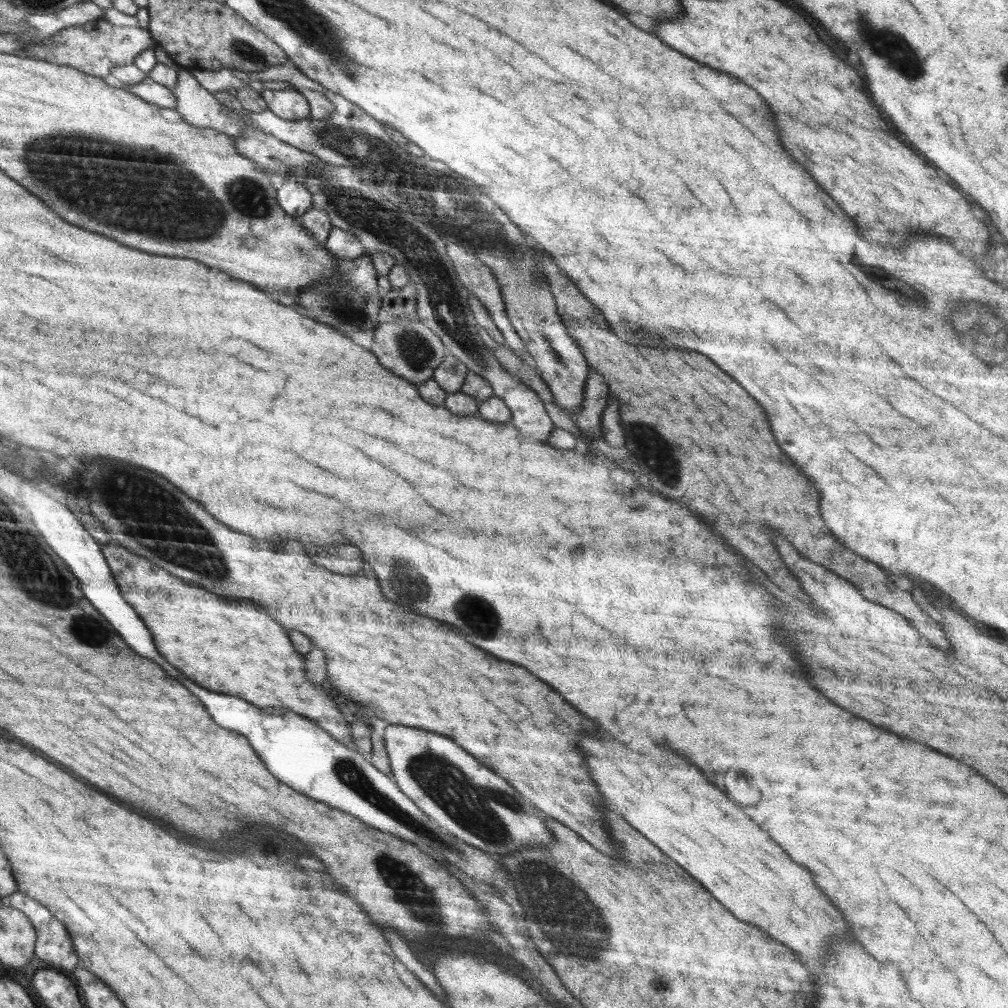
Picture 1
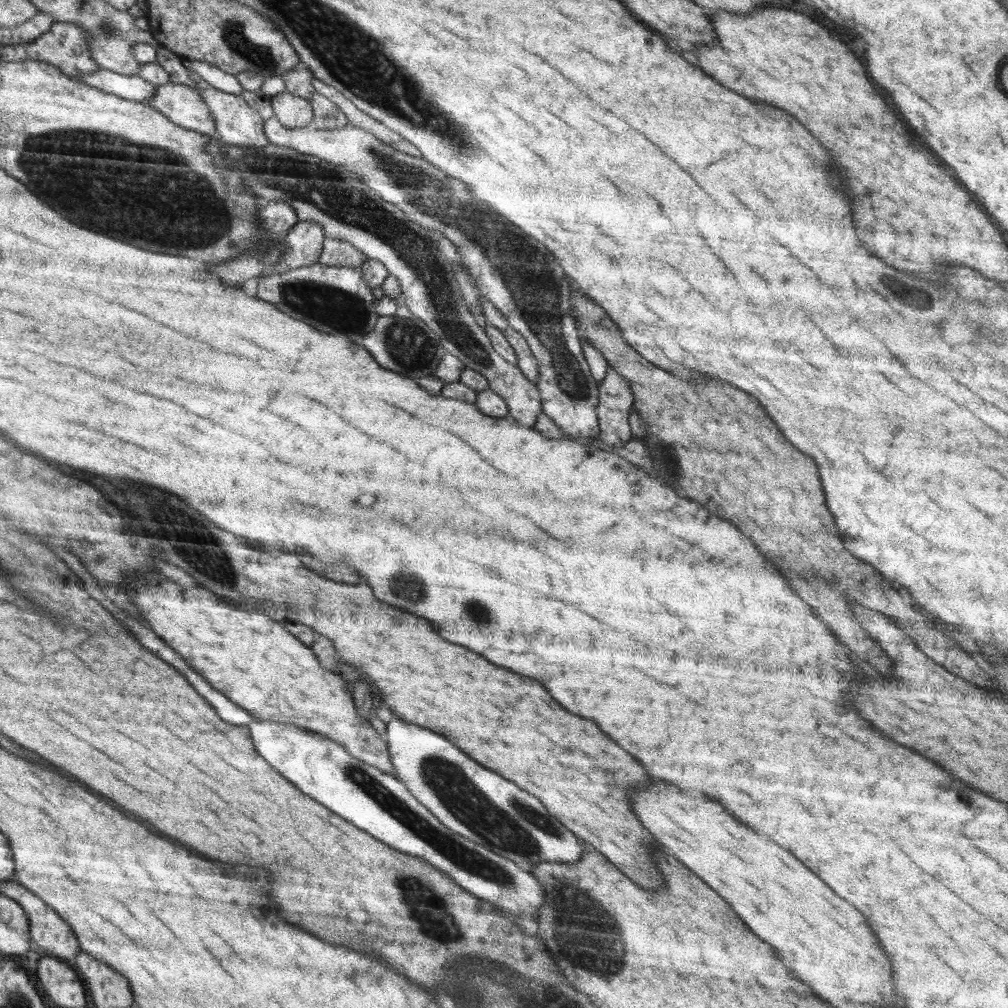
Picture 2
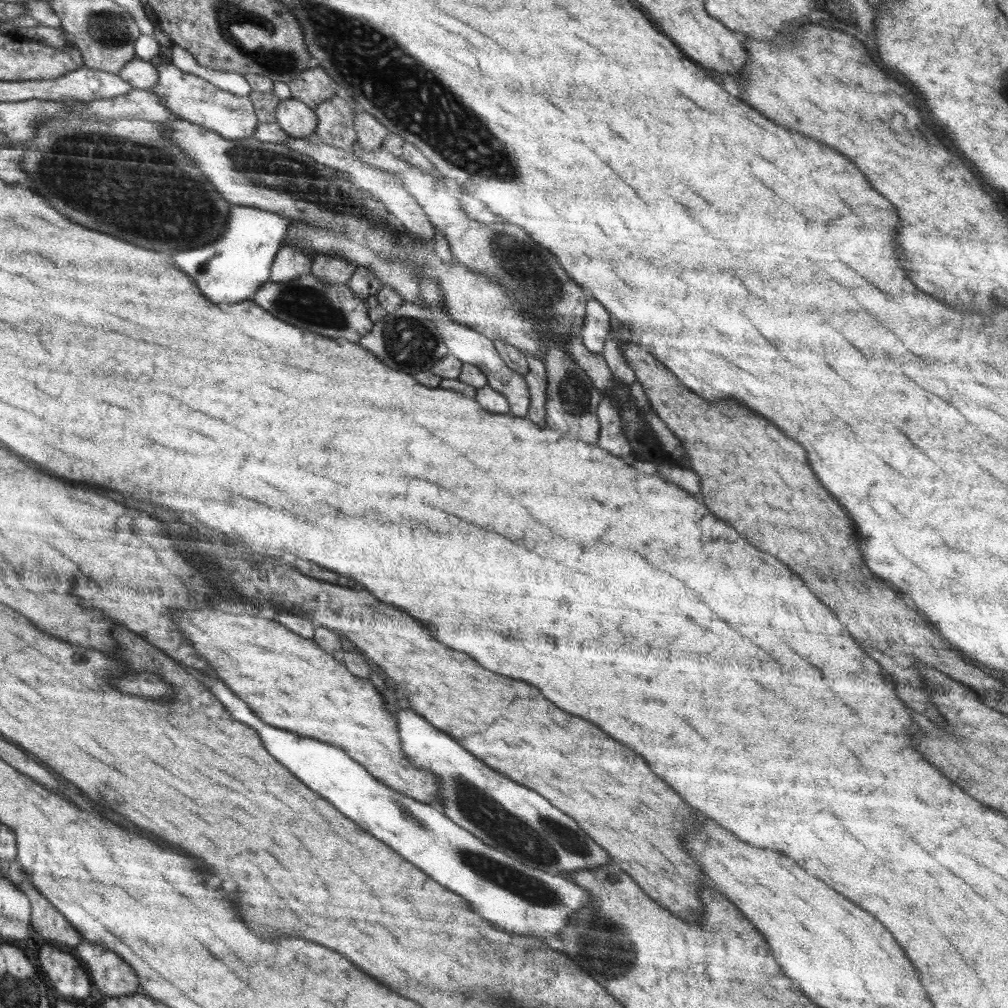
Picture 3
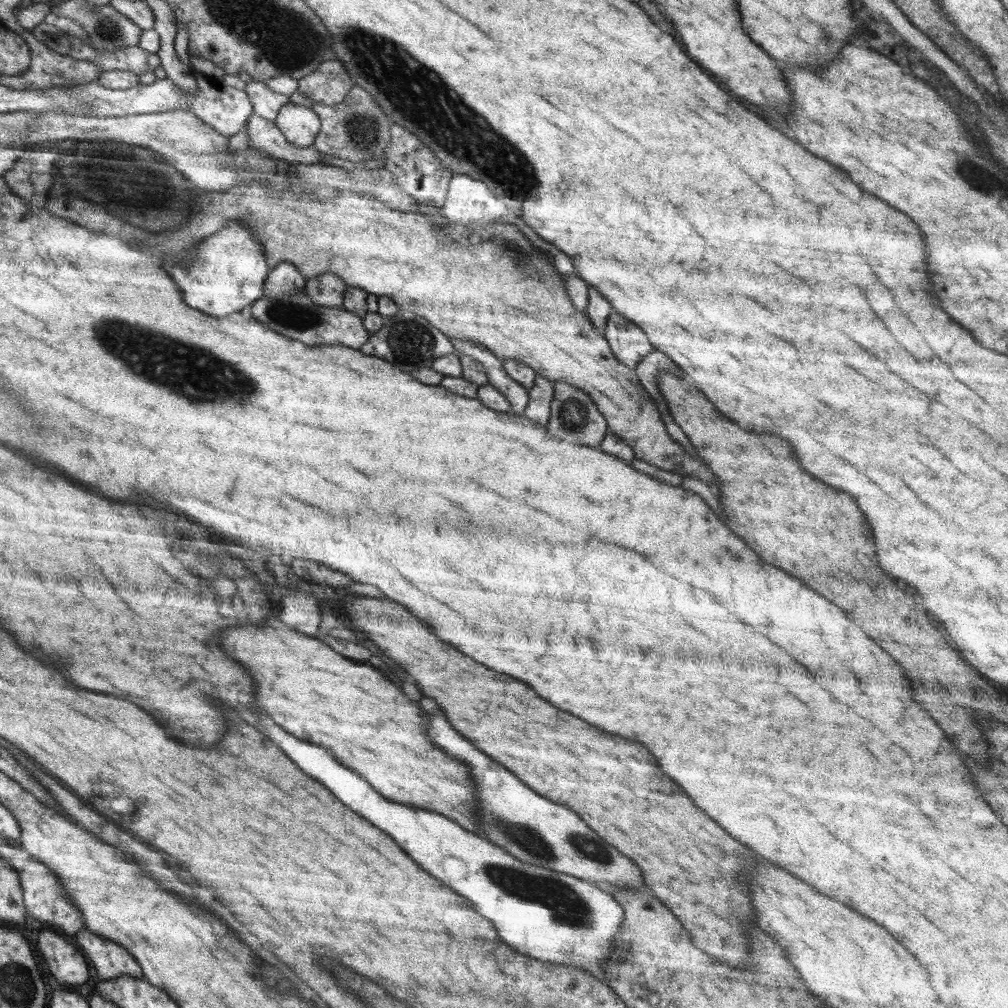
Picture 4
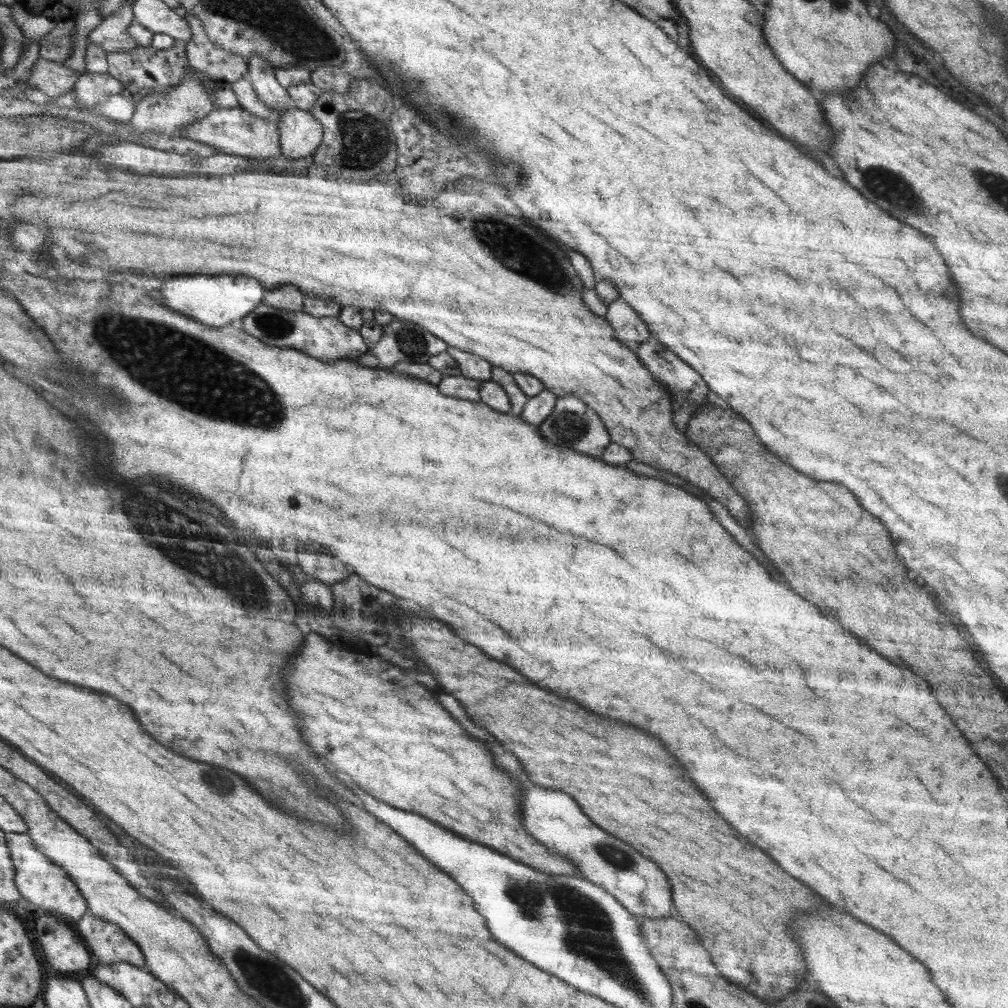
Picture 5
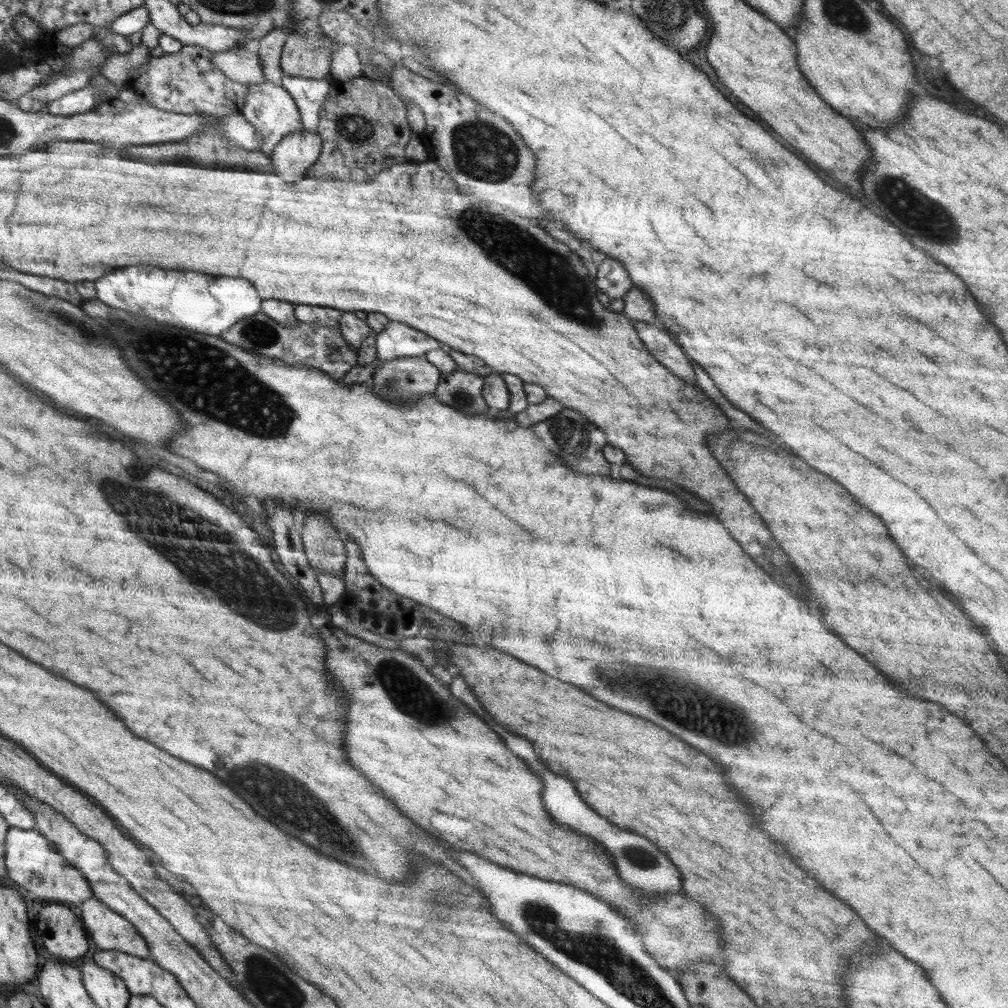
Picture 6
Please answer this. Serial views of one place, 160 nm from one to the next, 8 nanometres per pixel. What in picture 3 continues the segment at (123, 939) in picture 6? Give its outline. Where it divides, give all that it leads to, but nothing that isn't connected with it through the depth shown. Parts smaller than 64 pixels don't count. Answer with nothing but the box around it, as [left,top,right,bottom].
[75,941,138,997]

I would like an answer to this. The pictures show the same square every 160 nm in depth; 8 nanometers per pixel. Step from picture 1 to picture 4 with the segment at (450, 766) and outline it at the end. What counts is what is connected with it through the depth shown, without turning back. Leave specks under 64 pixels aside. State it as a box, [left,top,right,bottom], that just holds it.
[420,698,645,894]

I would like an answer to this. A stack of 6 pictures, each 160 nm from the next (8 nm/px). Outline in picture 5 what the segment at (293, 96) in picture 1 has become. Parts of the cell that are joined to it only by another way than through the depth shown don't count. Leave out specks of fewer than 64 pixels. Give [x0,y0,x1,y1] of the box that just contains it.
[278,108,323,160]

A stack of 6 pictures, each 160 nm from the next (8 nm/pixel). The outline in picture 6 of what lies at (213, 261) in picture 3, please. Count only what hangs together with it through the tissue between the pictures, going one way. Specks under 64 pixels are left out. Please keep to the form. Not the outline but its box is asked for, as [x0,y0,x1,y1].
[96,266,261,336]

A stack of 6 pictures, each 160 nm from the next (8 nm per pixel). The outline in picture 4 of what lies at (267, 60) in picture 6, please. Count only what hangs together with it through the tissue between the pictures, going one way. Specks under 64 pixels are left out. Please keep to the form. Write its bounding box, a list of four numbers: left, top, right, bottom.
[243,81,290,120]

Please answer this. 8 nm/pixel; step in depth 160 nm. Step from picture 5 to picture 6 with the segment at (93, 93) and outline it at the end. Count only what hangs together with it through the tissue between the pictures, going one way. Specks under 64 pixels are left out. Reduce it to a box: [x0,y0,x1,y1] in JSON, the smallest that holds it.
[44,84,108,116]

